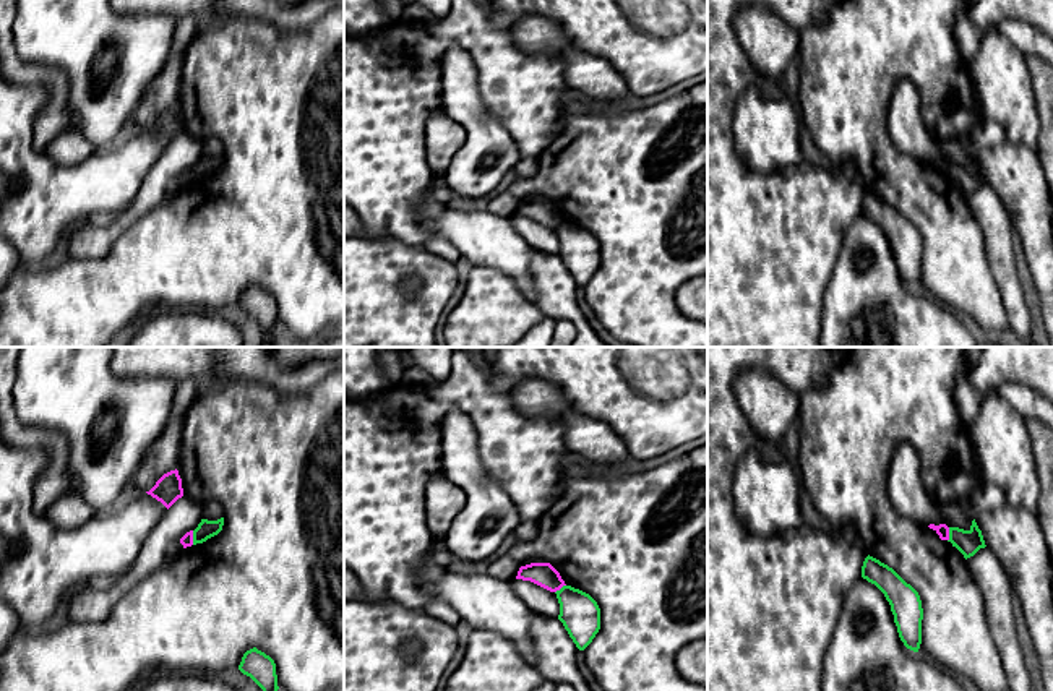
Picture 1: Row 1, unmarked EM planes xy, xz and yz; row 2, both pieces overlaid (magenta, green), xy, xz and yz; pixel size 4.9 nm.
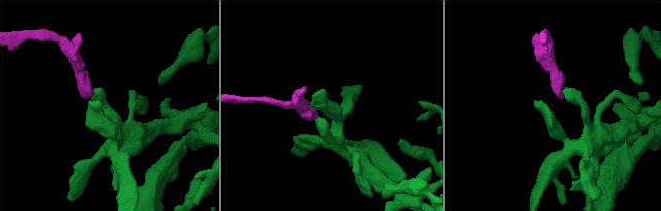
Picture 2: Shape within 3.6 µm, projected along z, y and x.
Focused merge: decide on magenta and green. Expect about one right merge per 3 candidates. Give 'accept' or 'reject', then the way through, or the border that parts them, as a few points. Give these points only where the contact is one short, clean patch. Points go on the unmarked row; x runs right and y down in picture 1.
reject; border xy (192, 167), (193, 180)

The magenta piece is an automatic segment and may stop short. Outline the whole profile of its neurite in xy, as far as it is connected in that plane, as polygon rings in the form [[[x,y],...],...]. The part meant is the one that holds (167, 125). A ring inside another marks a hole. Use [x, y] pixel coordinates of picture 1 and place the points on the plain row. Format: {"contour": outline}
{"contour": [[[175,105],[164,110],[146,130],[161,138],[169,146],[178,135],[183,133],[178,107]]]}

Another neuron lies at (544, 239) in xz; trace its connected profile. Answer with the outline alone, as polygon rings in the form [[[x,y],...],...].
[[[522,216],[514,217],[514,225],[521,237],[539,253],[558,255],[560,240],[555,229]]]

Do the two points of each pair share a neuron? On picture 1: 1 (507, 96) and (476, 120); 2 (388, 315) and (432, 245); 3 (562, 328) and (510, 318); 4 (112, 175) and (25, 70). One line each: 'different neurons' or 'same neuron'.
1: different neurons
2: different neurons
3: different neurons
4: different neurons

